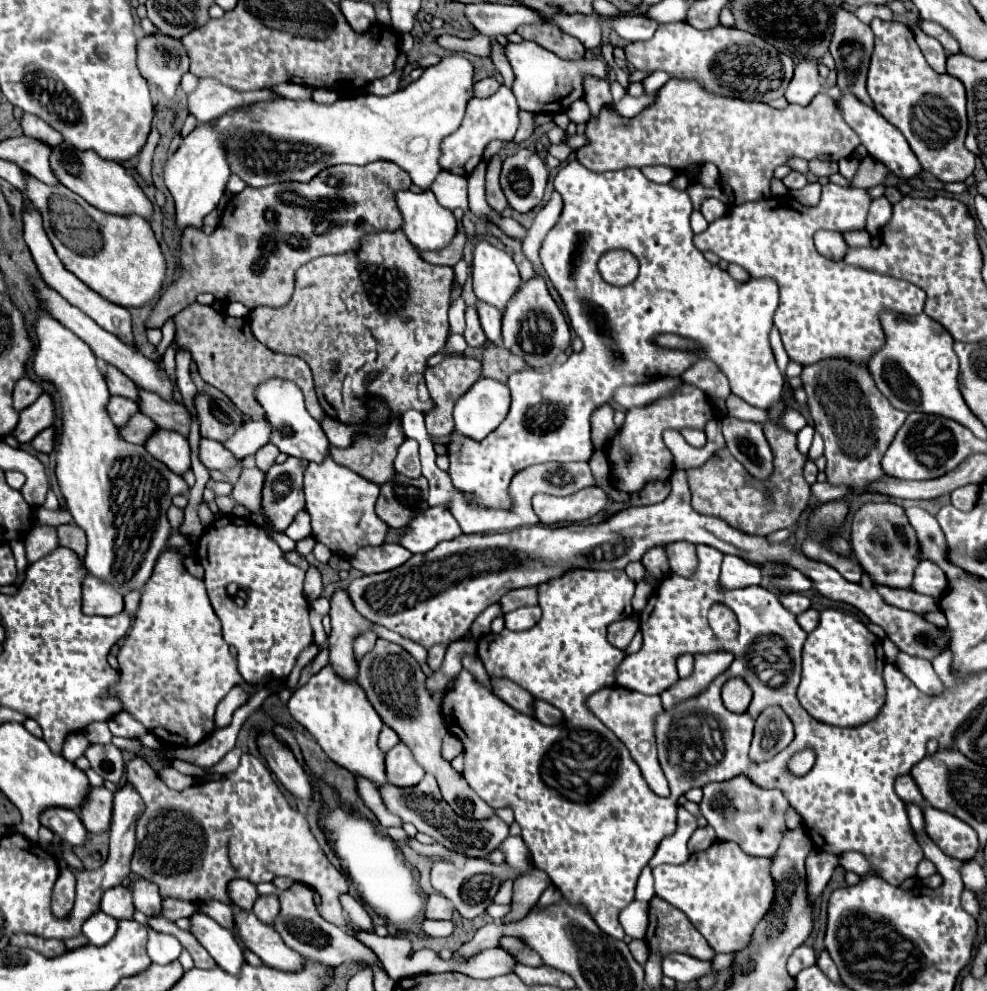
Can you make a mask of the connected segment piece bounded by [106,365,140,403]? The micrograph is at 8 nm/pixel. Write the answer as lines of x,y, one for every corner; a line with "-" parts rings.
108,365
108,373
106,373
106,381
108,381
108,389
110,389
110,395
118,395
118,397
126,397
126,399
132,399
136,403
140,403
140,389
138,385
126,377
120,369

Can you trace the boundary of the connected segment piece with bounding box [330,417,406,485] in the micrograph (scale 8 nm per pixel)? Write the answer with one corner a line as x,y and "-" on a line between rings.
392,417
386,435
382,437
366,435
346,449
330,447
330,457
336,463
362,475
364,479
374,481
376,485
384,485
392,481
396,475
392,463
396,457
396,449
404,439
406,437
404,437
400,419

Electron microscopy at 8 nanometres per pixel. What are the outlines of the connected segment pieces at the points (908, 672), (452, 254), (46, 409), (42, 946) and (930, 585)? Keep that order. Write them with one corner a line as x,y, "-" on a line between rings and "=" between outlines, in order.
898,655
896,667
926,695
942,695
946,691
942,679
936,675
932,663
928,663
926,659
916,659
910,655
=
458,229
456,237
452,239
452,243
448,247
444,247
440,253
420,253
422,259
426,259
428,263
434,263
434,265
450,265
454,267
460,257
462,257
462,229
=
42,393
38,401
32,403
32,407
26,407
20,411
20,423
16,425
16,433
12,433
20,443
32,441
40,431
54,425
56,421
56,407
54,399
48,393
=
16,933
10,941
10,945
20,945
20,947
28,947
34,949
36,953
44,955
44,957
60,957
64,953
68,953
66,945
58,939
42,939
36,935
26,935
26,933
=
924,559
924,561
916,567
914,585
912,585
914,591
940,599
942,595
946,595
948,587
950,587
948,577
944,575
944,571
942,571
934,561

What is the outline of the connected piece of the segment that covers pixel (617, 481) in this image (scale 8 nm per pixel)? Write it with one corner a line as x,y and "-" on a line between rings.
684,383
684,389
672,397
672,401
660,401
652,409
630,409
626,413
624,425
608,443
608,463
610,463
610,483
616,489
636,493
642,491
652,481
666,481
674,471
674,457
664,443
663,433
666,429
700,429
704,431
706,423
716,417
714,405
706,399
700,389

